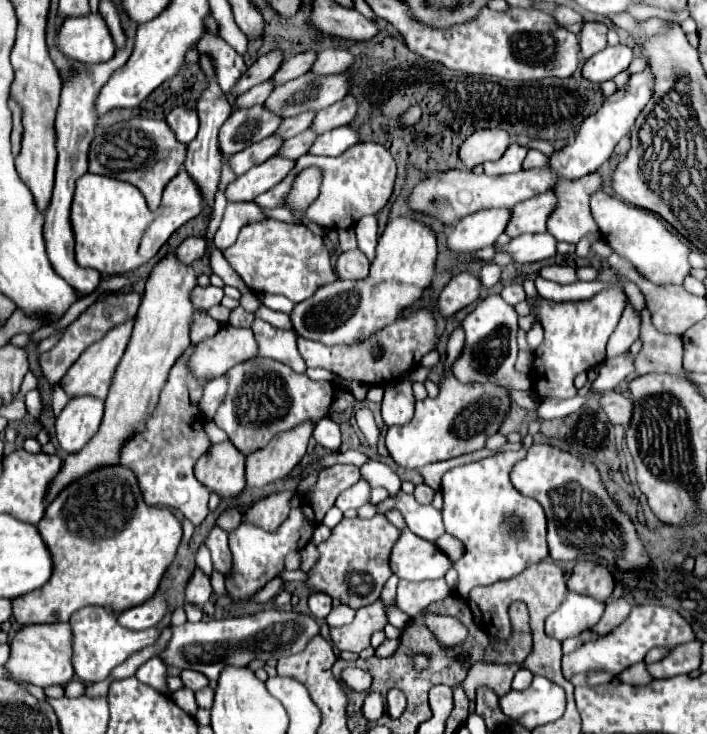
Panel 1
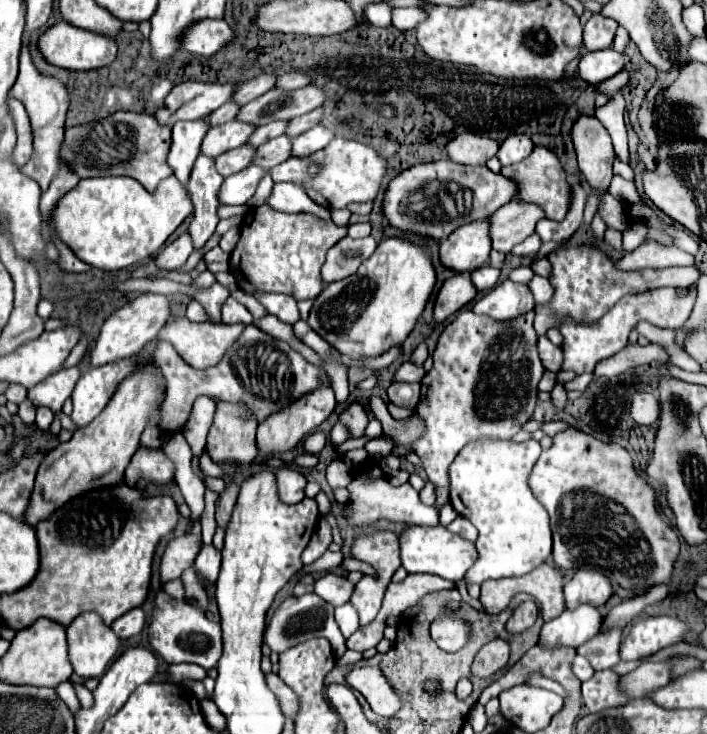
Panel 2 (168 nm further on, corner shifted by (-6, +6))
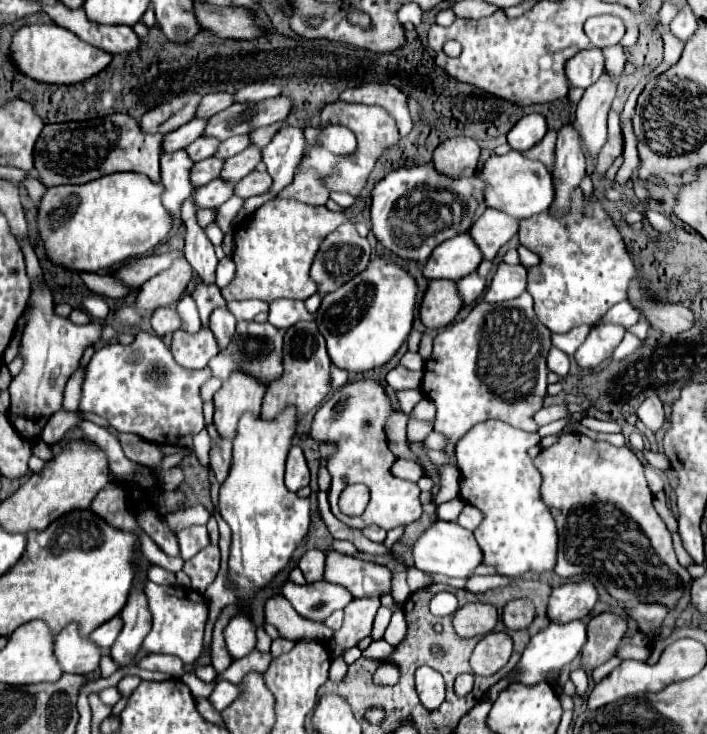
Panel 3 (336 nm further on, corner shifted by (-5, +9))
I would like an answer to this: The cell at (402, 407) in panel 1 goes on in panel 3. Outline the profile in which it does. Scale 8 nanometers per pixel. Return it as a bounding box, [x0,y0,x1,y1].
[386,365,422,391]

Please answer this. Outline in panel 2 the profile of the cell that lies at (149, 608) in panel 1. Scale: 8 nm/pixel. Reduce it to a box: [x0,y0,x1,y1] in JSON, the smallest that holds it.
[113,608,145,640]

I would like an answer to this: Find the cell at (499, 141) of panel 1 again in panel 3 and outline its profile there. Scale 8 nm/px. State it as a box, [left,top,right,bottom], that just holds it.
[432,137,480,177]

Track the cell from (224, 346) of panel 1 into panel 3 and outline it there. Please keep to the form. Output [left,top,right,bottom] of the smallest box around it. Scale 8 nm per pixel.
[150,307,180,335]

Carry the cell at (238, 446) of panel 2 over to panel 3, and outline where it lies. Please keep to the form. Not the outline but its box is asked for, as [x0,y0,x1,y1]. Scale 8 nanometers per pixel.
[214,371,264,441]

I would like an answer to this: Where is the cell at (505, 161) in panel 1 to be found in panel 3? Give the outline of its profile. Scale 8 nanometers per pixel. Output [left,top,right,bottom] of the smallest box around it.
[508,113,548,151]

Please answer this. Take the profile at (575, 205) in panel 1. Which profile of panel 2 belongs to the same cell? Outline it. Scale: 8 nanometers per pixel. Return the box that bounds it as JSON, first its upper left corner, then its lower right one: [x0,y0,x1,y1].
[501,146,573,222]

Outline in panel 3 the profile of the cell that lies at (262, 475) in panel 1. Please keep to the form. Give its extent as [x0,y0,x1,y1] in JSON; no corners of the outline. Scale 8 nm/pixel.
[262,321,330,419]

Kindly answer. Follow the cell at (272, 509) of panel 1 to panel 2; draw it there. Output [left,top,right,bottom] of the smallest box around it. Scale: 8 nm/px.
[277,470,305,504]

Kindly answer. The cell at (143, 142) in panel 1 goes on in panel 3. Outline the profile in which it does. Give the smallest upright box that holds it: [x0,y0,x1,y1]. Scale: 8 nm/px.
[34,113,162,187]

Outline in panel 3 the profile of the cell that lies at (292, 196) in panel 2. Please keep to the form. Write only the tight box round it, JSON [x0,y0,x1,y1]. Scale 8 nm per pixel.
[234,169,272,199]

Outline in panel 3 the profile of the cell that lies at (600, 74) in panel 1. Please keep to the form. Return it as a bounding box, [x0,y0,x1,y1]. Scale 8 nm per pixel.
[566,49,604,89]

